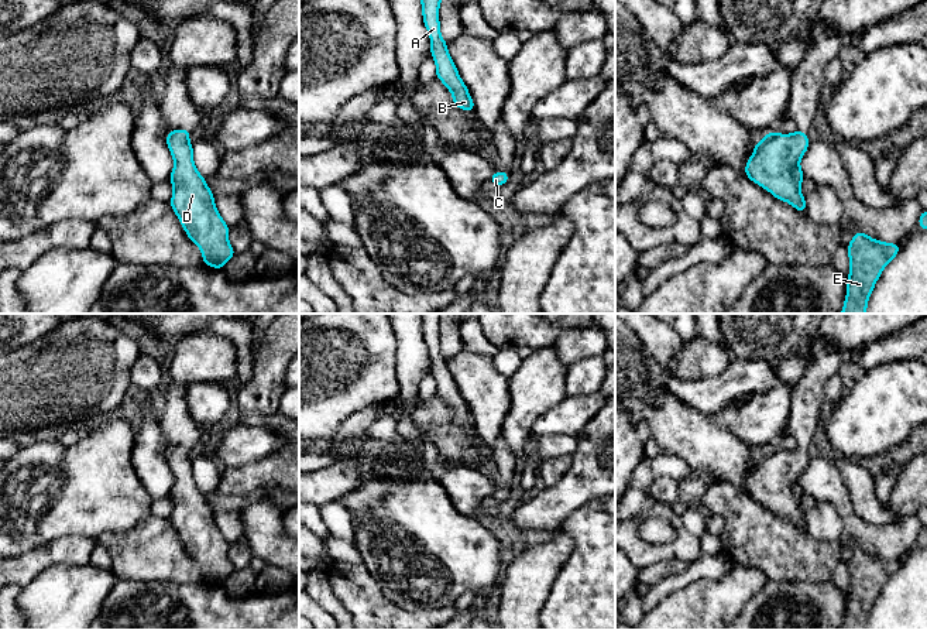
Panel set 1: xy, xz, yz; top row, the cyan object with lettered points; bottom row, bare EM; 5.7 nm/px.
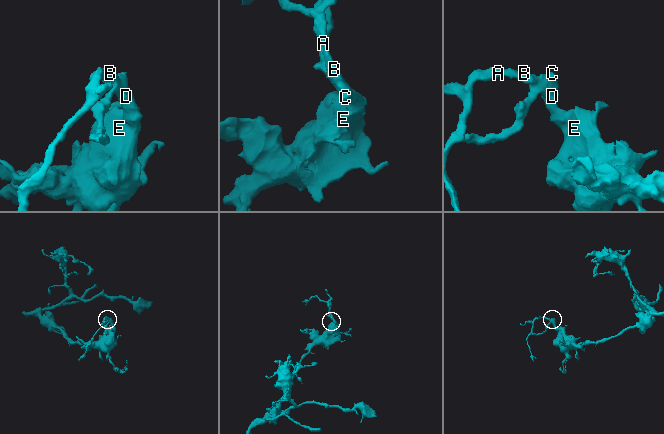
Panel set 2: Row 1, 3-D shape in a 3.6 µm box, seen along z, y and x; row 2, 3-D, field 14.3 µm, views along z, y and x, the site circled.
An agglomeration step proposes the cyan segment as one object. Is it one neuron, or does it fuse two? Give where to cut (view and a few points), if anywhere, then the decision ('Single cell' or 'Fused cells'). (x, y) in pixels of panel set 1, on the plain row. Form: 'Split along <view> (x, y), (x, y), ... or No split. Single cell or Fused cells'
No split. Single cell

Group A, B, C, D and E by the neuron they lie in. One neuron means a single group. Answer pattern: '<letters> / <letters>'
A B C D E

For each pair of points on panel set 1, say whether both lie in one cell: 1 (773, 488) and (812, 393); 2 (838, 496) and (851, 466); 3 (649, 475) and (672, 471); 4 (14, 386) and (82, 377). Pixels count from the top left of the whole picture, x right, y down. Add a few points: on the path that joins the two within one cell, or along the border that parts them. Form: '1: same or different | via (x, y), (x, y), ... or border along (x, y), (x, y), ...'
1: same | via (790, 464), (799, 455), (803, 444), (804, 417)
2: different | border along (831, 459), (857, 514)
3: same | via (655, 471), (666, 471)
4: same | via (31, 386), (65, 377)

